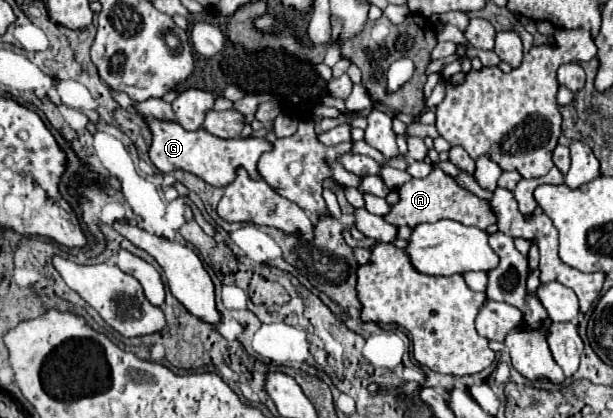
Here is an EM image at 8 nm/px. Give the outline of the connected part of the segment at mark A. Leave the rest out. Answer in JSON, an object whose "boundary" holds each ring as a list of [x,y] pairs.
{"boundary":[[[434,169],[424,179],[410,179],[402,187],[398,187],[400,201],[390,205],[390,213],[384,215],[384,219],[390,225],[408,225],[414,227],[416,223],[426,221],[438,221],[438,219],[454,219],[464,225],[474,225],[482,231],[486,231],[490,225],[498,223],[498,215],[494,215],[494,209],[490,207],[490,201],[480,199],[472,191],[464,189],[456,177],[446,175],[442,169]]]}

